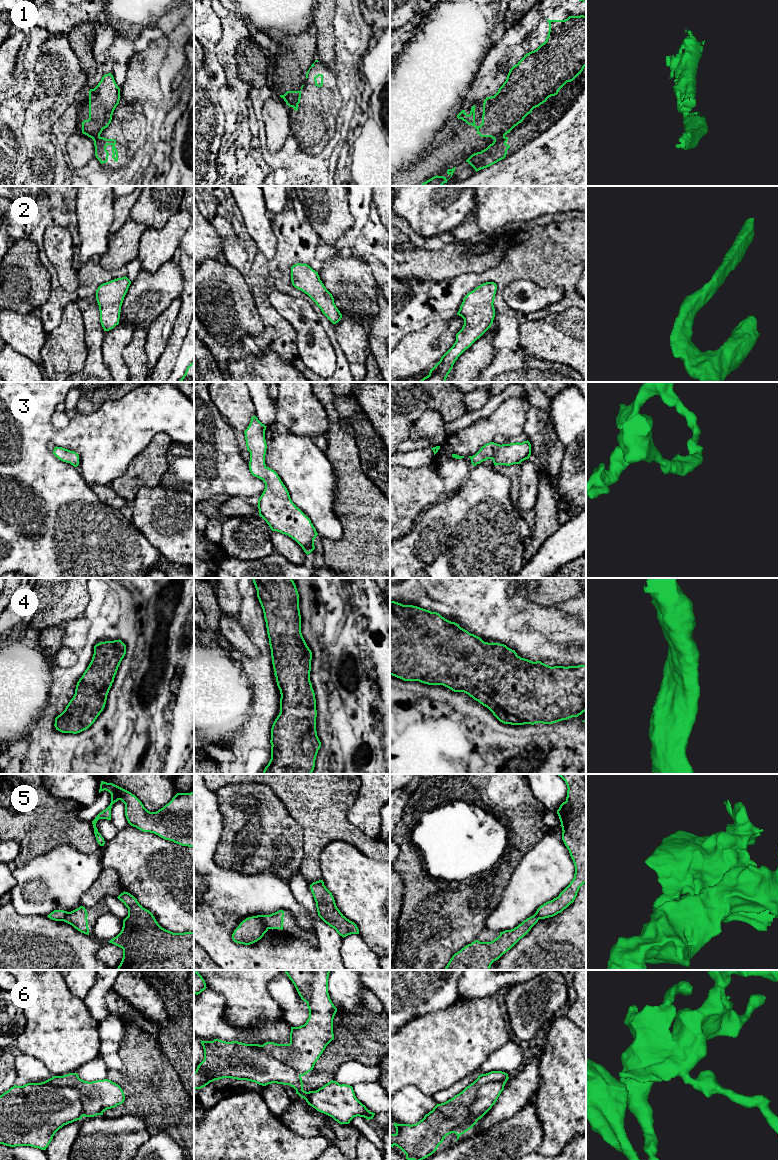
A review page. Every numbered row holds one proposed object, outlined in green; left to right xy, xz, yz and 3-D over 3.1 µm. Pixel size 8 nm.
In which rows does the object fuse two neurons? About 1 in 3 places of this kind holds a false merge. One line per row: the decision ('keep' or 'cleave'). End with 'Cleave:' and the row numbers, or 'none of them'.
1: cleave
2: keep
3: keep
4: keep
5: cleave
6: cleave
Cleave: 1, 5, 6

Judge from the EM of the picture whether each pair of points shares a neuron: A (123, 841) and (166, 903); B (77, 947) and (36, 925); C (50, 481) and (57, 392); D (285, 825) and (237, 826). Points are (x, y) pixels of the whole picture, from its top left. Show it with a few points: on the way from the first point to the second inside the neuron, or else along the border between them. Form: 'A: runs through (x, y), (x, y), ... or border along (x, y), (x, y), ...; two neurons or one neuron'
A: runs through (137, 856), (145, 864), (148, 876), (160, 888); one neuron
B: runs through (67, 940), (54, 939), (50, 935), (46, 935); one neuron
C: runs through (41, 459), (41, 414); one neuron
D: runs through (273, 826), (249, 826); one neuron

